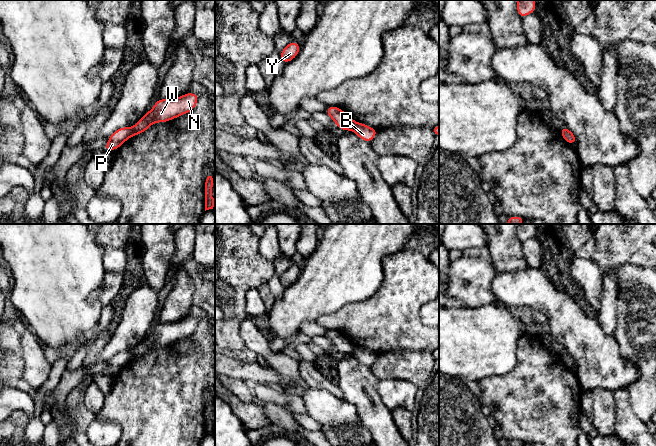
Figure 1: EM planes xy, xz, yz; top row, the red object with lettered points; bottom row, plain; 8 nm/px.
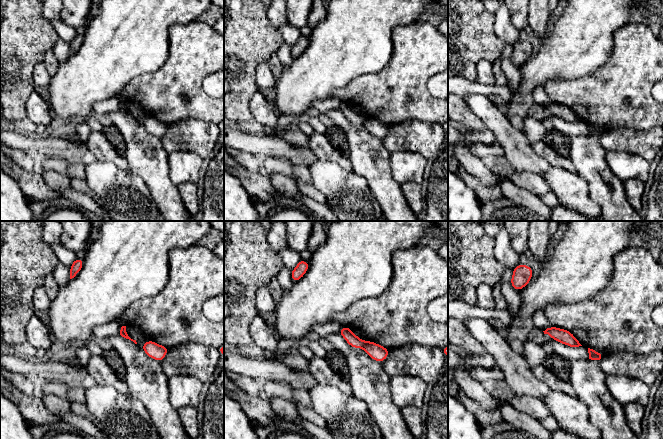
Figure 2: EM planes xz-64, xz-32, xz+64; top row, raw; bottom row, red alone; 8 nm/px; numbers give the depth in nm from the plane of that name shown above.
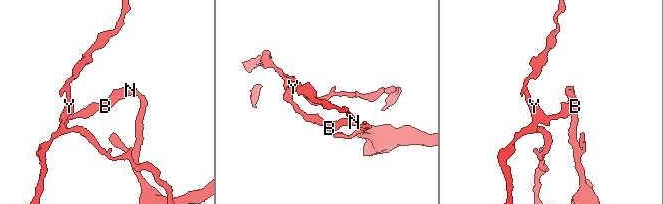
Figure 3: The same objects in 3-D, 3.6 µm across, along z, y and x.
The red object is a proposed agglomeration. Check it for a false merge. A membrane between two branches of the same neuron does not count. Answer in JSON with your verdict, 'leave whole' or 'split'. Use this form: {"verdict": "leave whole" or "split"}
{"verdict": "split"}

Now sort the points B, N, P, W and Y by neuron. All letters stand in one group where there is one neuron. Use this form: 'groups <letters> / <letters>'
groups B N W / P Y

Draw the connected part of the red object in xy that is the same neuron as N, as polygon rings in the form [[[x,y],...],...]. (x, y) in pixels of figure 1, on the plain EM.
[[[187,317],[174,323],[158,323],[153,332],[131,352],[131,361],[145,356],[156,346],[167,346],[192,335],[198,326],[198,318]]]

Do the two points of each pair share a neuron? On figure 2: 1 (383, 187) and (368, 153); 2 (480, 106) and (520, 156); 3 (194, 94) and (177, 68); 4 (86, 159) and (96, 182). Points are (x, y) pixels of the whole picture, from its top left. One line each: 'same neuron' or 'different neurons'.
1: same neuron
2: same neuron
3: same neuron
4: different neurons

